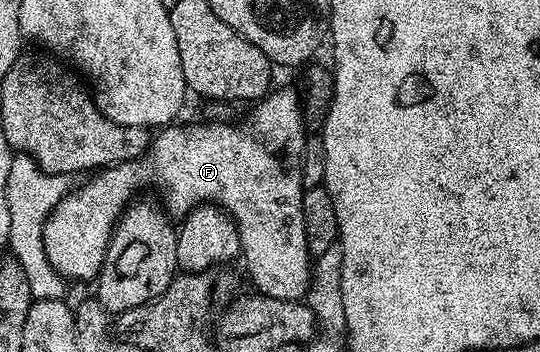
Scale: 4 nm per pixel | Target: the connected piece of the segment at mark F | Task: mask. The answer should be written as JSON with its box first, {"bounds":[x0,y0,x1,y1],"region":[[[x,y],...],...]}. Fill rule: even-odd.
{"bounds":[92,87,310,300],"region":[[[284,87],[281,91],[277,89],[269,90],[263,99],[255,104],[256,107],[249,113],[248,119],[240,123],[240,127],[235,127],[232,123],[220,123],[217,127],[176,127],[170,125],[163,128],[151,140],[150,148],[144,156],[138,160],[123,160],[111,167],[97,172],[92,178],[96,187],[120,187],[120,191],[112,191],[112,195],[124,195],[128,191],[128,196],[132,199],[140,192],[139,190],[154,177],[155,185],[164,192],[166,197],[165,210],[174,217],[183,217],[197,205],[215,205],[221,211],[228,212],[232,217],[233,223],[236,224],[240,234],[240,250],[242,252],[242,263],[248,266],[248,275],[252,278],[252,283],[257,292],[261,295],[269,295],[275,299],[295,299],[303,300],[307,296],[310,286],[310,256],[308,253],[308,234],[304,228],[304,214],[302,213],[302,201],[304,200],[305,188],[300,186],[300,159],[304,155],[304,144],[306,142],[306,124],[304,121],[304,112],[302,110],[302,99],[299,94],[295,95],[290,88]]]}

